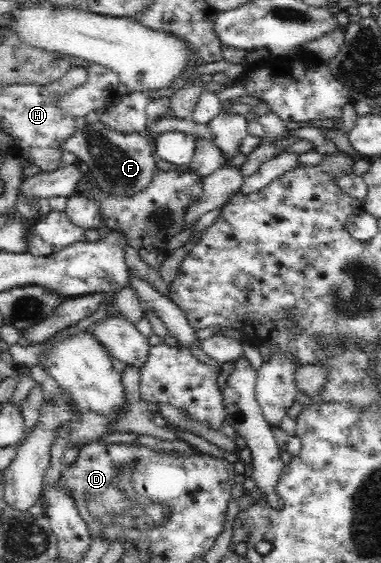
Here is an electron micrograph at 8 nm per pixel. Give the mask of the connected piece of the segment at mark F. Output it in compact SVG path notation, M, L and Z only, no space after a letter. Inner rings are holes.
M103 121L85 123L71 138L63 142L63 149L78 156L79 163L87 164L92 181L109 195L129 195L149 184L156 171L155 153L151 138L144 133L122 133L105 125Z

